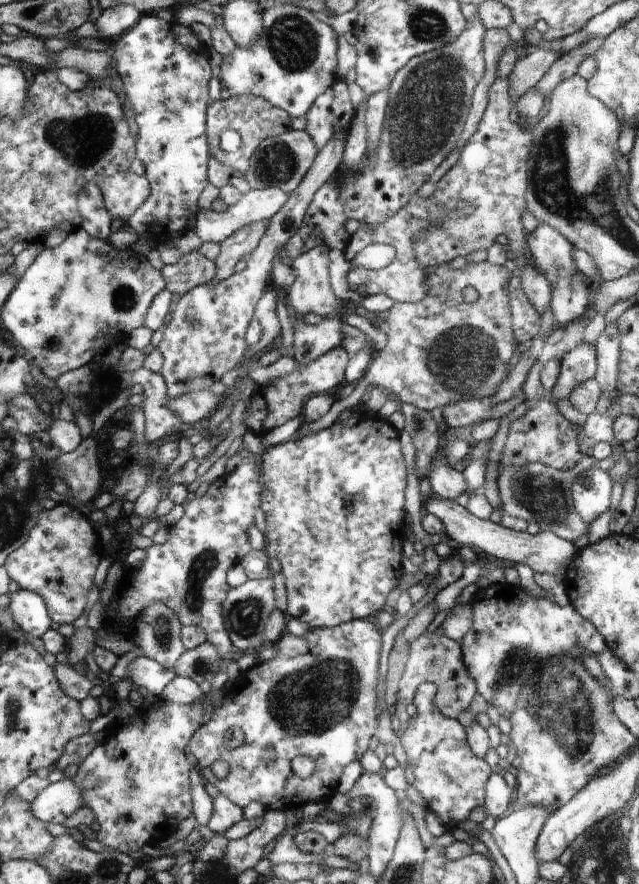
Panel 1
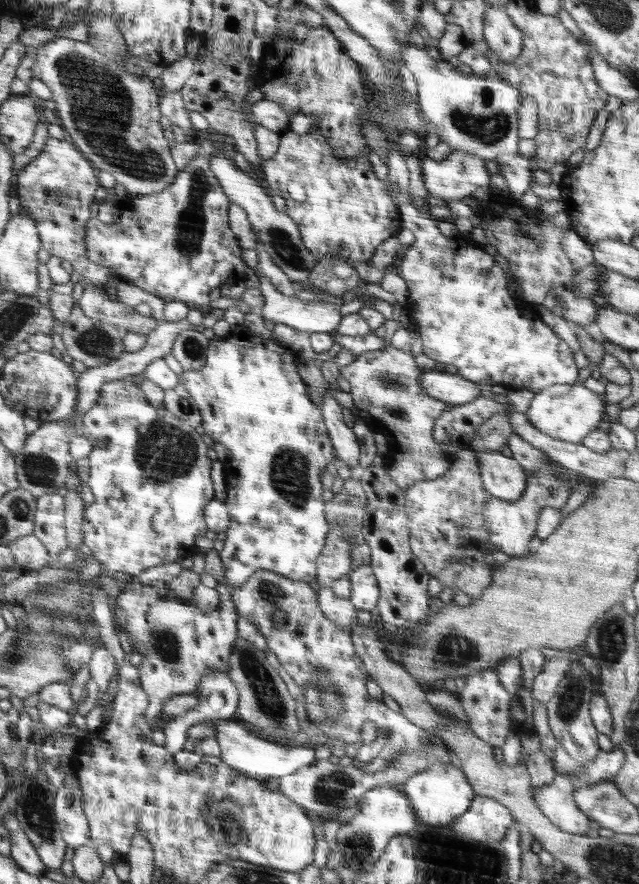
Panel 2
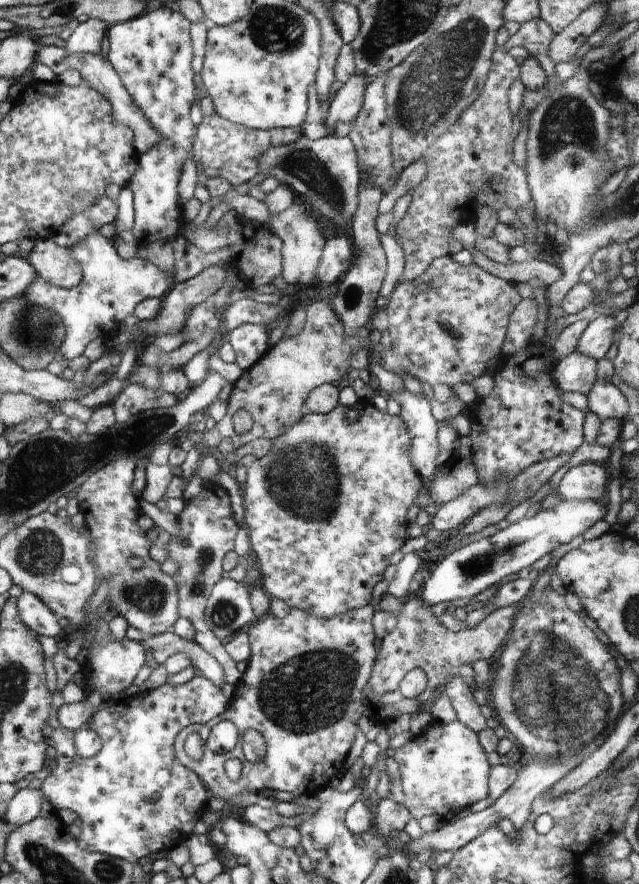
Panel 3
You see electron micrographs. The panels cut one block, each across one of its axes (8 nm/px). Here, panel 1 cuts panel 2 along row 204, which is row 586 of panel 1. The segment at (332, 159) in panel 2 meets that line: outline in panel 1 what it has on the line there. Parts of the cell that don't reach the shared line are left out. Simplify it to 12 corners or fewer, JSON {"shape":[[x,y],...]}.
{"shape":[[360,407],[259,457],[287,617],[405,574],[400,431]]}

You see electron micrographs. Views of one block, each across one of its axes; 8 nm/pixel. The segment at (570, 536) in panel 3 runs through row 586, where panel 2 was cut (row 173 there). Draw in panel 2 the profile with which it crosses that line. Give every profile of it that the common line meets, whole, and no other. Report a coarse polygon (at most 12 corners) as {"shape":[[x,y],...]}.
{"shape":[[452,148],[422,157],[424,189],[446,201],[491,194],[496,172],[478,154]]}

